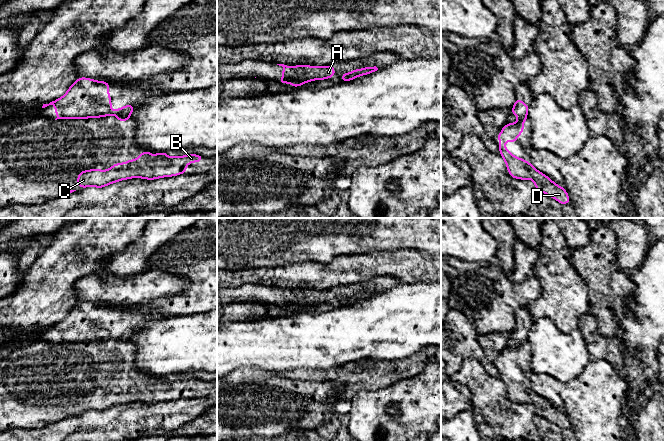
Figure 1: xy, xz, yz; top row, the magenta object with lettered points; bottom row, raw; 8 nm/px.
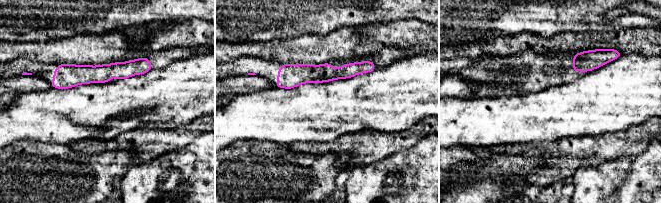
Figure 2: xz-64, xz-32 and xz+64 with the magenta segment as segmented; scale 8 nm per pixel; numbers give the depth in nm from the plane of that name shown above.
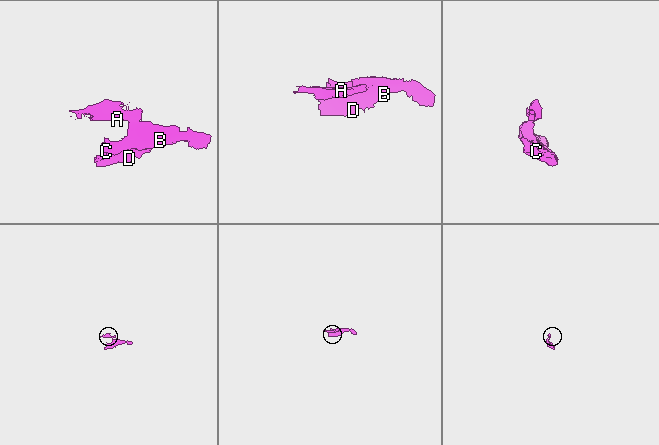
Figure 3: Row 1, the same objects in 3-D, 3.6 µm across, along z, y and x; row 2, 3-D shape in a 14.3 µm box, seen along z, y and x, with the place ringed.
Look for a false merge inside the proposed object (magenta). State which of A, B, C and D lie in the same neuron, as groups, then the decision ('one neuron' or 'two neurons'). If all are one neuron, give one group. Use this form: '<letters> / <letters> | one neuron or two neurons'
A / B C D | two neurons

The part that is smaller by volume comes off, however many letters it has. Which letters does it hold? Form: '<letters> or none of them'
A

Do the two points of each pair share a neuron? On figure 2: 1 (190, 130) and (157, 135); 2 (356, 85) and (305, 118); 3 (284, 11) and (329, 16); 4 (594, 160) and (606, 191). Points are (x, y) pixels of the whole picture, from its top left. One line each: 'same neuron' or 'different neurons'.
1: same neuron
2: same neuron
3: same neuron
4: different neurons

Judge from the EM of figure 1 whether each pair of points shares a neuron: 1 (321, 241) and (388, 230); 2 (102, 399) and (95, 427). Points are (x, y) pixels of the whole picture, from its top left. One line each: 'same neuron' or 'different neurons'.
1: same neuron
2: different neurons

